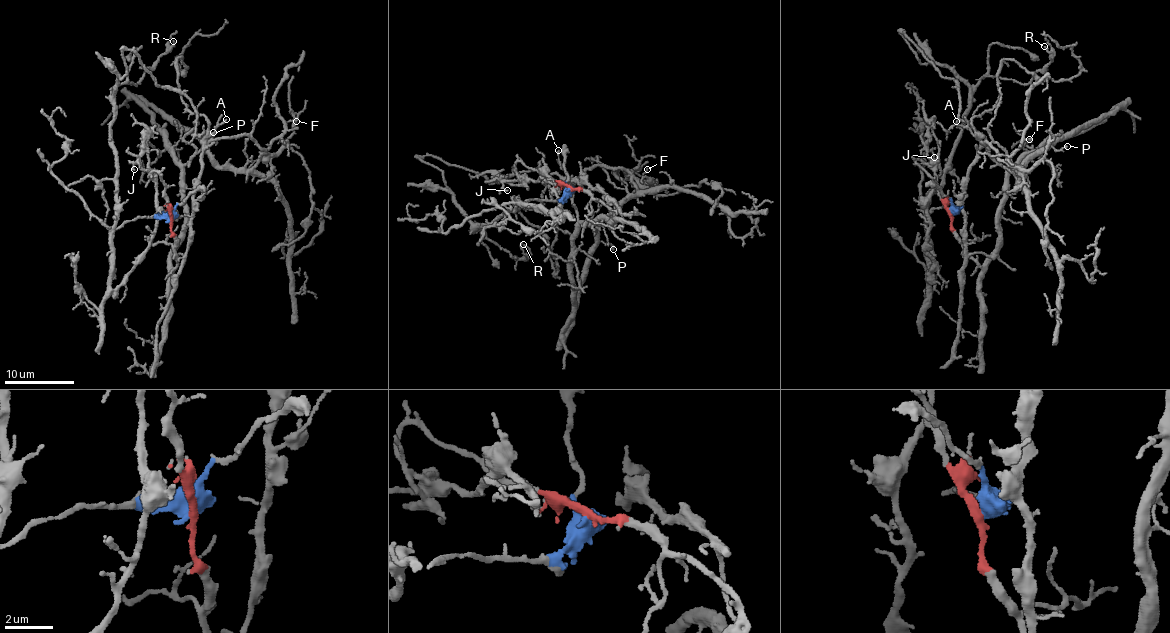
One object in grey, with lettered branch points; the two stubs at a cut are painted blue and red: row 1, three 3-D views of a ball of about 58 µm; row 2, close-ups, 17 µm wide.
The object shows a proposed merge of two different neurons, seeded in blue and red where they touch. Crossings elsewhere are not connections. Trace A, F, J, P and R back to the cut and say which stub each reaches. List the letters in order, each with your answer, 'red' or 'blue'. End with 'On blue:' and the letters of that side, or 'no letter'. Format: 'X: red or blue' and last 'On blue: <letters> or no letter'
A: red
F: red
J: blue
P: red
R: blue
On blue: J, R

